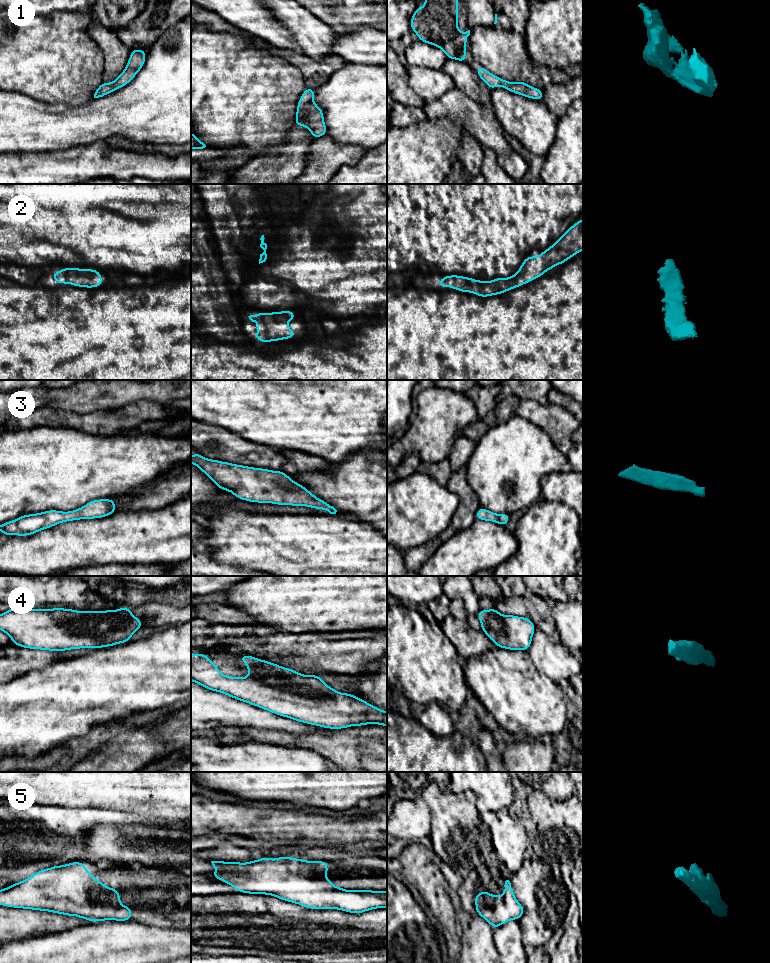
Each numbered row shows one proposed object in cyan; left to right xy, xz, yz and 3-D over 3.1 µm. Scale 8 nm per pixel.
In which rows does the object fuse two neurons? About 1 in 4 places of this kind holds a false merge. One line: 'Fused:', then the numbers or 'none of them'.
Fused: none of them

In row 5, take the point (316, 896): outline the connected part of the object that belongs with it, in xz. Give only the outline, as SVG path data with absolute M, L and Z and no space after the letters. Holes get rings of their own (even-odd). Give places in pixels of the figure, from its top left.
M280 856L277 859L262 857L246 863L226 861L211 861L211 863L218 870L211 873L211 876L231 885L240 893L272 895L308 909L337 909L353 914L387 908L387 891L345 890L334 886L331 880L326 878L328 861L307 861Z

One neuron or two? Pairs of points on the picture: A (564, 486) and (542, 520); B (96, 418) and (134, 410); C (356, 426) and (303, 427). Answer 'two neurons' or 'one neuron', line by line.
A: two neurons
B: one neuron
C: one neuron

